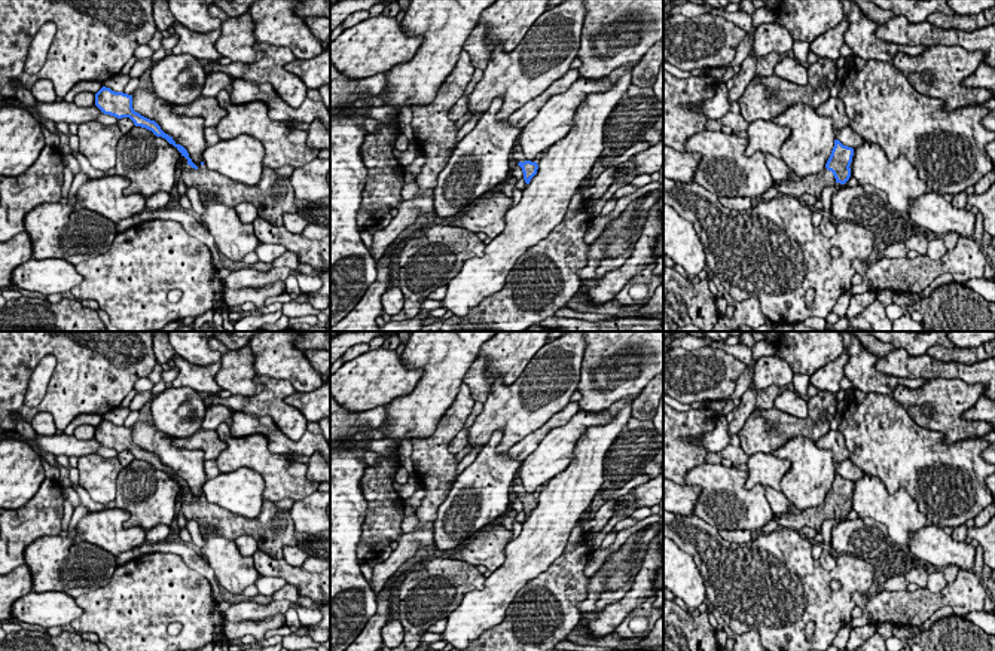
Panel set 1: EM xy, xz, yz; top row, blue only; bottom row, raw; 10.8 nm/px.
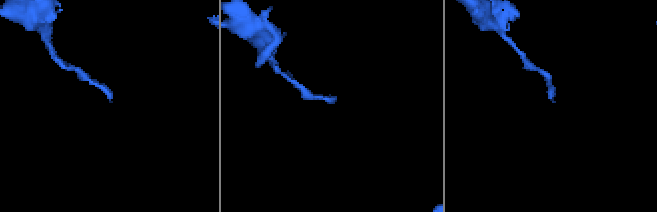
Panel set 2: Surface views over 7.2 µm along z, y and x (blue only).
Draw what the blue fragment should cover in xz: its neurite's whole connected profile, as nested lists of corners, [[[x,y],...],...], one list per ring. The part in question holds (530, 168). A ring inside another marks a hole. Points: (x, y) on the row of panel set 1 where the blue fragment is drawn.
[[[515,144],[512,152],[512,159],[518,162],[518,165],[522,168],[524,180],[527,184],[529,184],[531,178],[537,174],[538,165],[537,162],[543,158],[543,153],[538,153],[535,156],[535,161],[531,162],[525,158],[522,147],[519,144]]]

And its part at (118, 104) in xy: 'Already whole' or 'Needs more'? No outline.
Needs more

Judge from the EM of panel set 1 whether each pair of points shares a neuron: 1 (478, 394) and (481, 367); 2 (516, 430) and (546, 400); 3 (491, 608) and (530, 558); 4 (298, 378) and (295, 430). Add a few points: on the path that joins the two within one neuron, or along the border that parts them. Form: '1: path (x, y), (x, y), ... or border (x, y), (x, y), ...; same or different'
1: path (478, 388), (478, 373); same
2: path (524, 422), (539, 407); same
3: path (496, 596), (500, 587), (518, 569); same
4: border (269, 376), (286, 379), (296, 391); different

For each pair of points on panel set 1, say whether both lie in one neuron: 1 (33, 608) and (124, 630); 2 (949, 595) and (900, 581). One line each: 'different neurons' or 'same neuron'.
1: different neurons
2: different neurons

